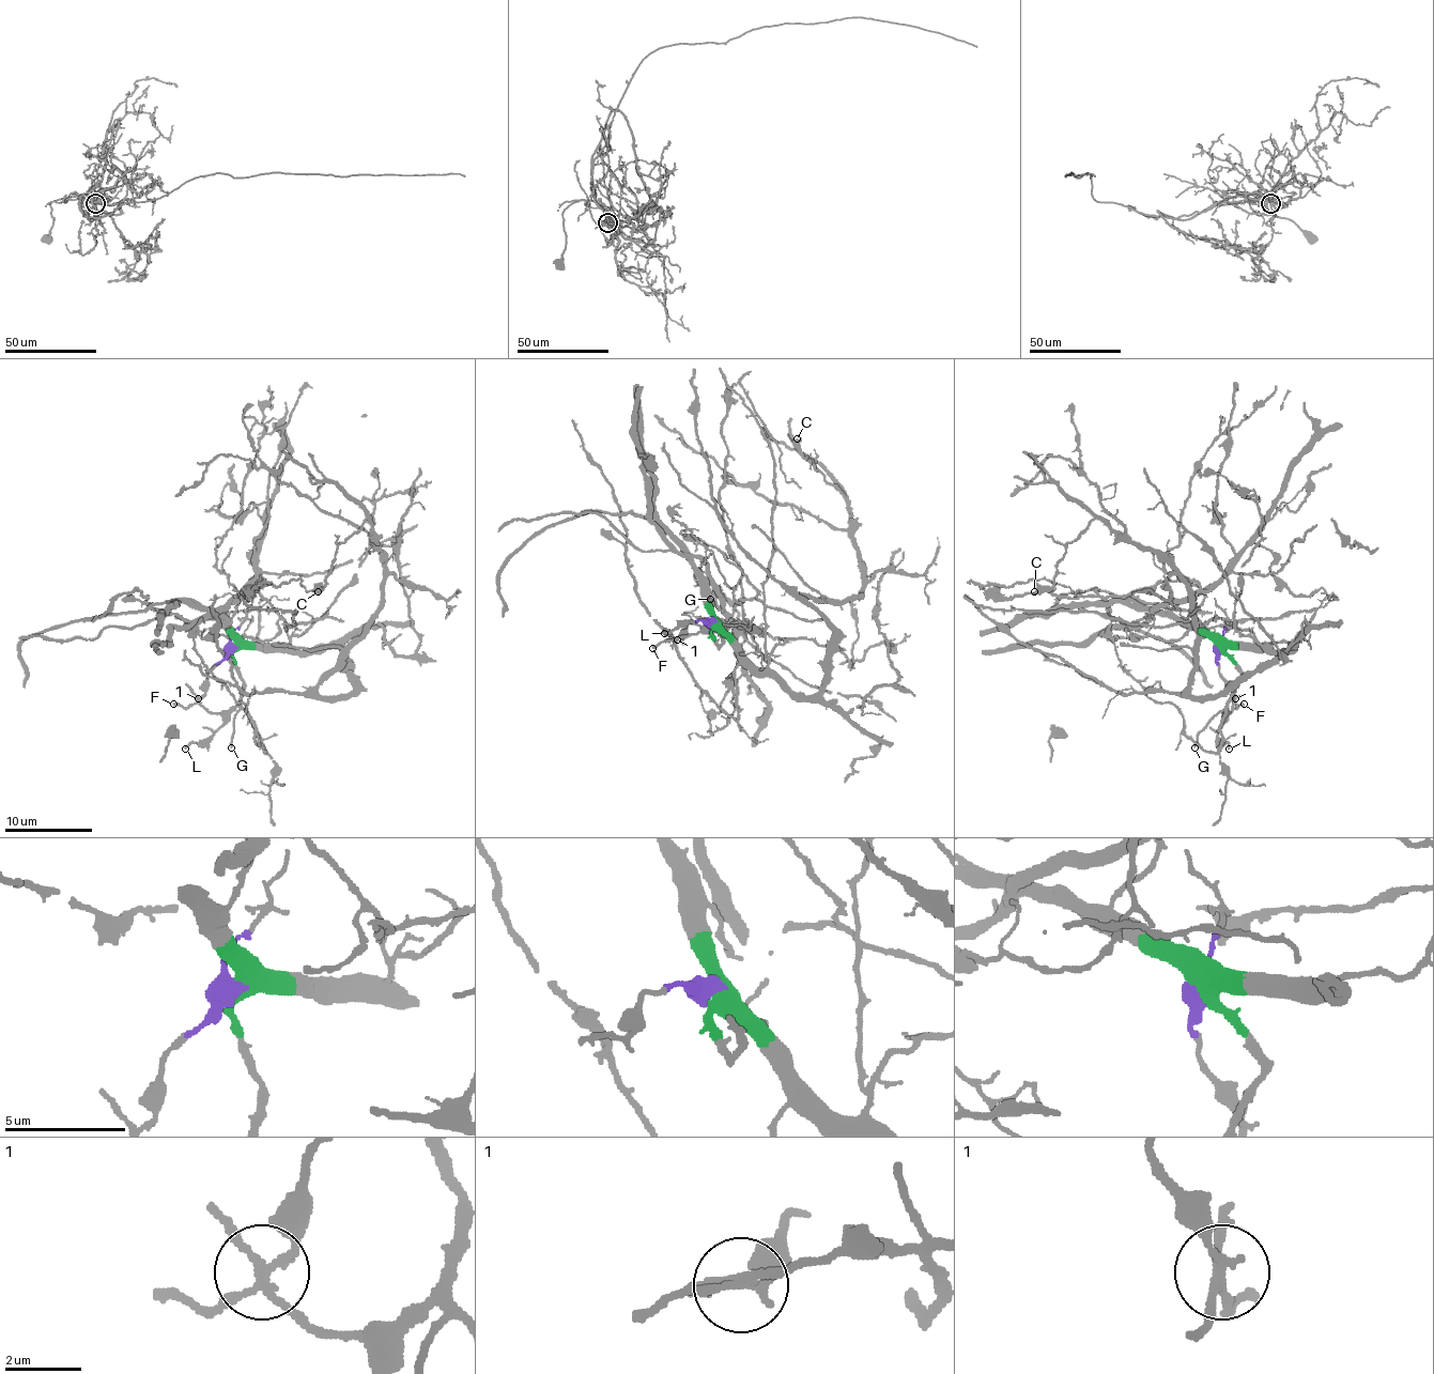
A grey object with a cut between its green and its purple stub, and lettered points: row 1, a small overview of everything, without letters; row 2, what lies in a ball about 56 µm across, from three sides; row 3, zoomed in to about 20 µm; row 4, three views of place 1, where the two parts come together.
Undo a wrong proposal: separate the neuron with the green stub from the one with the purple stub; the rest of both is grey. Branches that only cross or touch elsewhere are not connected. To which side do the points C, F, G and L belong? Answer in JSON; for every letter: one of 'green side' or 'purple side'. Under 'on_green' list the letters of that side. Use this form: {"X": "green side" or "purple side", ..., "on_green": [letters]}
{"C": "green side", "F": "purple side", "G": "green side", "L": "green side", "on_green": ["C", "G", "L"]}

